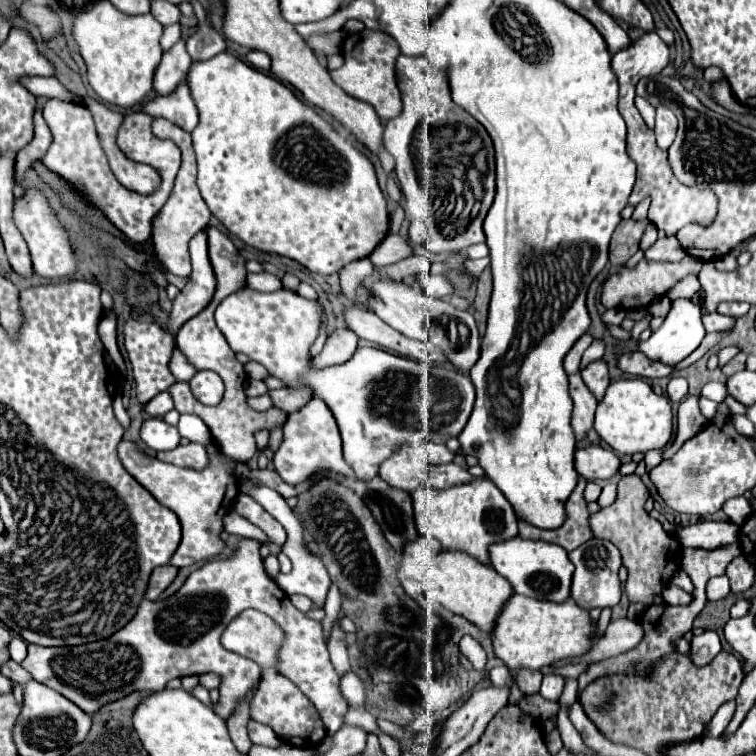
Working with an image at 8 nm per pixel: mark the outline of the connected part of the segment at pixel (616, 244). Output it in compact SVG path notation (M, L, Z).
M629 218L629 220L619 222L609 244L609 262L613 266L623 266L637 252L637 244L647 226L649 226L649 220L633 222Z

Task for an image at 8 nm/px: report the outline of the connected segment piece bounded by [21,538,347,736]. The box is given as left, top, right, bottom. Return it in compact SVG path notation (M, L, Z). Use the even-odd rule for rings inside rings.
M243 538L231 558L211 560L203 568L191 572L185 584L167 600L143 600L135 618L131 618L123 630L115 632L107 640L63 648L43 648L31 644L21 666L33 676L33 680L57 690L87 714L97 712L107 702L119 700L133 690L155 692L163 690L165 684L177 676L217 672L223 682L219 688L219 704L213 710L217 716L227 720L237 710L239 702L261 682L263 670L257 662L225 650L219 638L223 628L237 614L245 608L255 608L289 630L289 638L283 644L287 666L277 666L277 669L311 700L325 722L327 734L333 736L343 726L347 700L341 694L339 676L329 660L321 624L299 612L287 594L279 590L277 582L269 578L259 548L261 542ZM179 656L189 656L191 664L187 668L179 666Z

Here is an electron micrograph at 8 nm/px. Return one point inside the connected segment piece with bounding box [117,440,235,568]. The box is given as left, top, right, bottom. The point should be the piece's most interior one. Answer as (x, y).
(198, 498)

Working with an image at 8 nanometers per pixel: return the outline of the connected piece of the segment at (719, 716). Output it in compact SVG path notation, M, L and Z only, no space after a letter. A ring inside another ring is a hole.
M735 700L725 702L723 706L719 706L715 716L709 720L707 730L703 730L703 736L721 736L725 732L725 728L729 726L733 714L735 714Z

